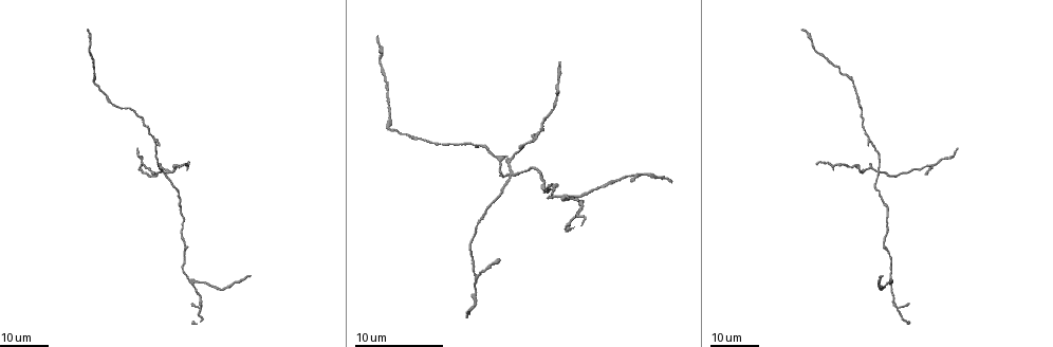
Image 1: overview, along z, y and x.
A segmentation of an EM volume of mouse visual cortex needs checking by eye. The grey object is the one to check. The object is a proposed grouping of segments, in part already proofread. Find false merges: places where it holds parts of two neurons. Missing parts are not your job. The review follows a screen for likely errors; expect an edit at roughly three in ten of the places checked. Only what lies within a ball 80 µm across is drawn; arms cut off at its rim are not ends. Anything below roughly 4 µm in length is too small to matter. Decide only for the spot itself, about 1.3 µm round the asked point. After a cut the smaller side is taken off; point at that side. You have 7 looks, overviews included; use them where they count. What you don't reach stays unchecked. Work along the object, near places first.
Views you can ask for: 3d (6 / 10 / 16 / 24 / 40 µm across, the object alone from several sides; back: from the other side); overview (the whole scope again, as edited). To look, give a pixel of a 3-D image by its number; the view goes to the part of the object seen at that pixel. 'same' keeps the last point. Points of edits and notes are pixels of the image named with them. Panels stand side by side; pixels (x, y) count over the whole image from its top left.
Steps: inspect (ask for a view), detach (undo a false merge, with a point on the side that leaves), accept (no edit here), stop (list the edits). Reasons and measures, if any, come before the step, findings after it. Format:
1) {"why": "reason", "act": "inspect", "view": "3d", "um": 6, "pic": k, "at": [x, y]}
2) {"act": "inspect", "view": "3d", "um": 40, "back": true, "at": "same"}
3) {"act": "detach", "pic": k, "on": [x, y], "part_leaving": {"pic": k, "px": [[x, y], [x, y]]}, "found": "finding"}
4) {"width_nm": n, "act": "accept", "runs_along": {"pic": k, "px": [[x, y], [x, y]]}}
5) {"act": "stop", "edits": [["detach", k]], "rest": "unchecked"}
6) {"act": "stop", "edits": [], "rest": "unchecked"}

{"why": "thin neck", "act": "inspect", "view": "3d", "um": 24, "pic": 1, "at": [184, 242]}

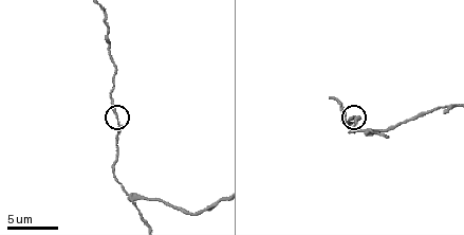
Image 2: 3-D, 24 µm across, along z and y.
{"act": "inspect", "view": "3d", "um": 6, "pic": 2, "at": [118, 119]}

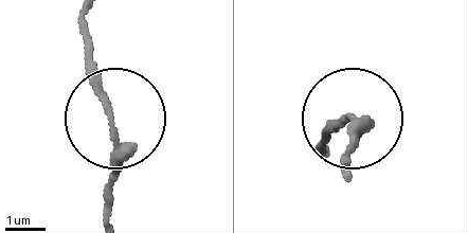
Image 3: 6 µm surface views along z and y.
{"act": "inspect", "view": "3d", "um": 6, "back": true, "pic": 3, "at": [111, 119]}

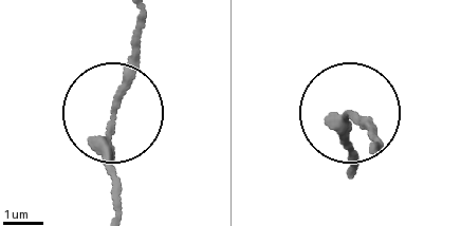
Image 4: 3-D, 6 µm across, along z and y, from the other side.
{"act": "accept", "found": "all the same neuron"}

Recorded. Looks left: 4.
{"why": "looks like a crossing", "act": "inspect", "view": "3d", "um": 24, "pic": 1, "at": [507, 175]}

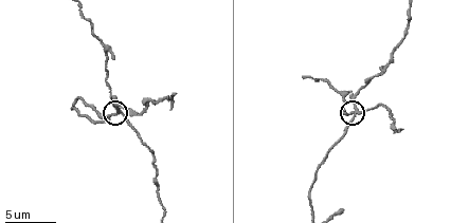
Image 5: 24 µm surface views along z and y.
{"act": "inspect", "view": "3d", "um": 10, "pic": 5, "at": [354, 111]}

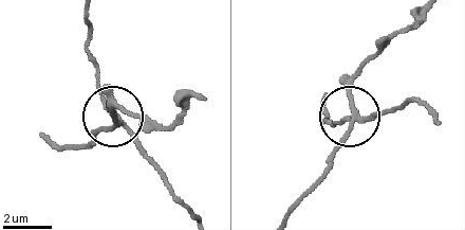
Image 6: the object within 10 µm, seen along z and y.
{"act": "detach", "pic": 6, "on": [347, 86], "part_leaving": {"pic": 6, "px": [[354, 120], [290, 215]]}, "found": "two neurons meet here"}

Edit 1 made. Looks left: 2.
{"why": "small branch off a trunk", "act": "inspect", "view": "3d", "um": 16, "pic": 2, "at": [136, 197]}

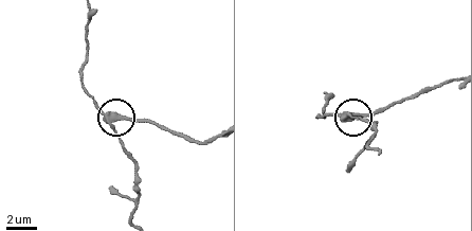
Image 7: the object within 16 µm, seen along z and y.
{"act": "detach", "pic": 7, "on": [131, 119], "part_leaving": {"pic": 7, "px": [[108, 119], [145, 119], [198, 141], [217, 137]]}, "found": "two neurons meet here"}

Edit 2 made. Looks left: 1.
{"act": "stop", "edits": [["detach", 6], ["detach", 7]], "rest": "unchecked"}

